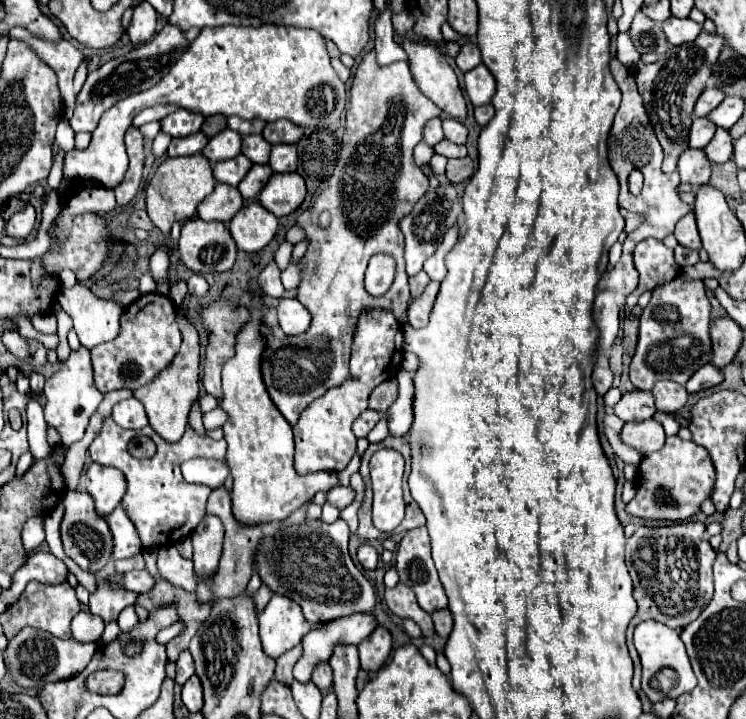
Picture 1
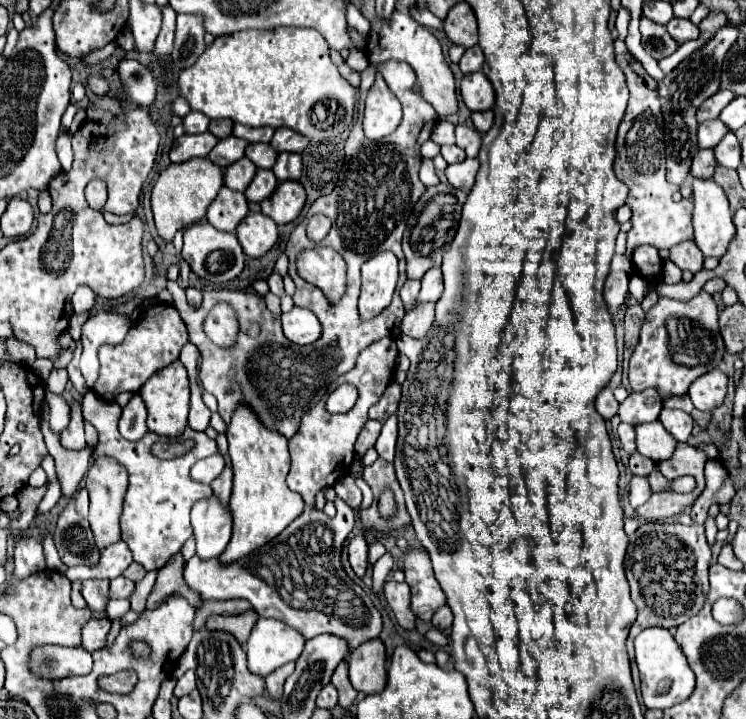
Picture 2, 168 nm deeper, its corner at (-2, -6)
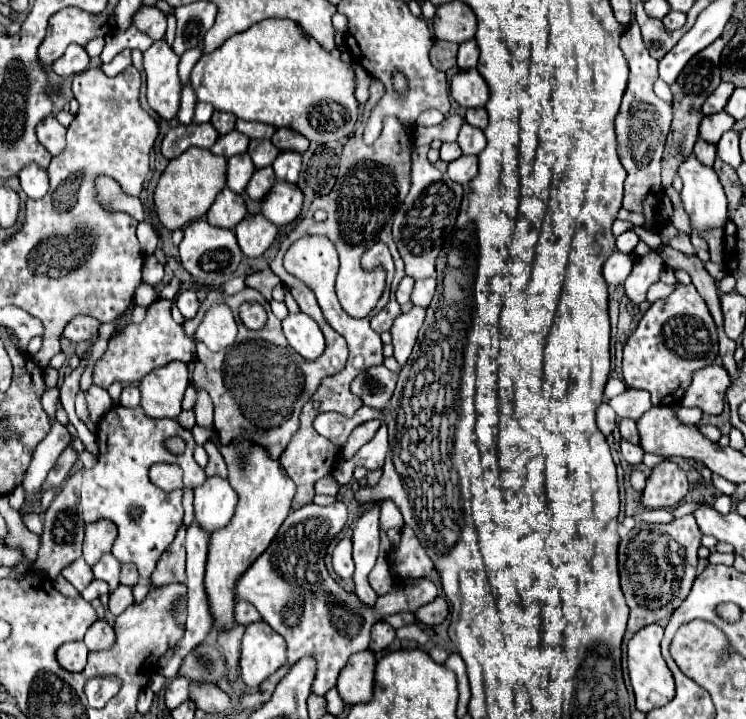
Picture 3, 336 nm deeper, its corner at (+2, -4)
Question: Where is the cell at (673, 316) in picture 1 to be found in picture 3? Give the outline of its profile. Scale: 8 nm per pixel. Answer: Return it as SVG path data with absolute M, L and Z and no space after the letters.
M678 284L674 292L654 302L638 322L638 328L624 344L622 374L630 388L642 388L652 394L654 406L676 406L682 402L692 374L712 364L718 356L716 324L698 290Z

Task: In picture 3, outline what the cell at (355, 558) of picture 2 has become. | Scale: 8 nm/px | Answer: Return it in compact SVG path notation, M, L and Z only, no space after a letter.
M344 538L336 544L332 552L332 568L342 580L352 578L354 562L352 562L352 540L350 538Z

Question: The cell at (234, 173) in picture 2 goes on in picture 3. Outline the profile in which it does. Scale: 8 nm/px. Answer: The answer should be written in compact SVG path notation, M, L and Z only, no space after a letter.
M246 152L232 156L228 160L228 188L242 194L246 190L246 184L250 182L250 178L254 174L254 170L256 170L256 166L252 164L252 160Z

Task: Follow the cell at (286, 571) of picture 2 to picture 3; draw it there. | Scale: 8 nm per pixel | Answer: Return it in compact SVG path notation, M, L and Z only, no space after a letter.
M334 502L332 506L306 504L300 510L290 512L268 550L236 584L236 598L244 598L254 604L264 622L286 640L288 668L304 656L316 658L316 678L310 690L318 696L324 696L336 686L338 672L354 652L368 648L370 630L378 618L386 618L388 614L402 610L414 612L414 608L428 604L438 596L434 582L420 580L416 586L394 586L392 592L380 596L374 608L366 608L354 594L338 586L326 572L324 556L330 540L344 528L346 520L348 512L342 502Z

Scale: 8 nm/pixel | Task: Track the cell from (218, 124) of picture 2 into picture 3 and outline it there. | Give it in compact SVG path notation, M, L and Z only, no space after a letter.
M214 112L212 114L212 120L214 128L218 128L220 134L228 134L234 130L234 124L236 124L236 116L230 114L230 112Z

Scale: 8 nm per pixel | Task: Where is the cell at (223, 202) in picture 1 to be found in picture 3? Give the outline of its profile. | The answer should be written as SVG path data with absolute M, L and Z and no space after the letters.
M224 188L208 210L208 222L220 228L234 228L246 216L246 204L240 194Z

